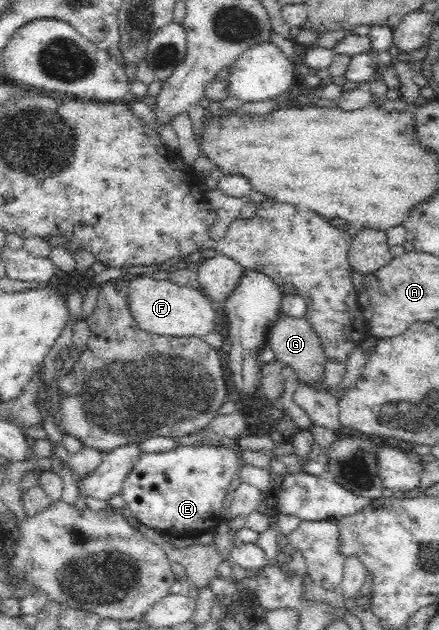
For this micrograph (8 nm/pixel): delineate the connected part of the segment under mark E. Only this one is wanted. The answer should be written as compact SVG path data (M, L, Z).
M223 445L178 446L164 453L143 453L132 464L119 494L142 525L171 537L205 540L222 517L220 509L238 465L236 451Z

